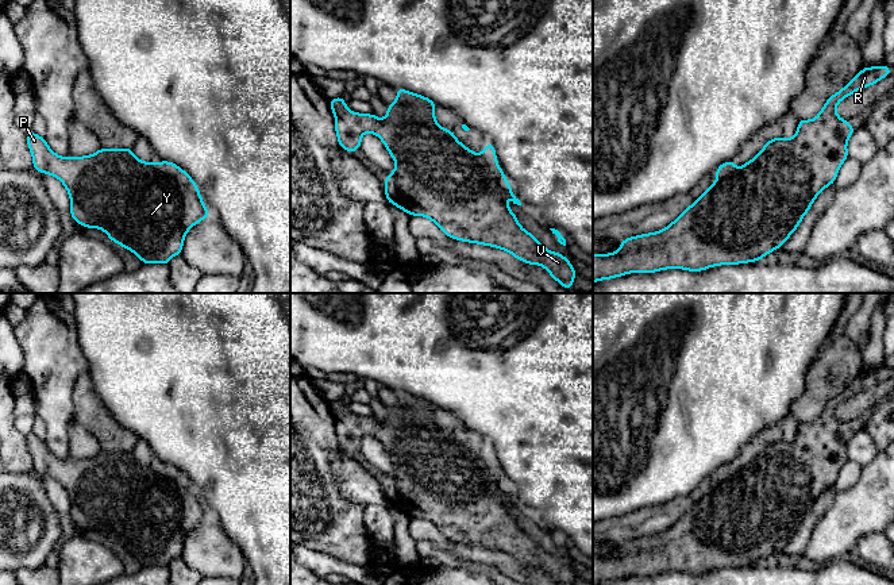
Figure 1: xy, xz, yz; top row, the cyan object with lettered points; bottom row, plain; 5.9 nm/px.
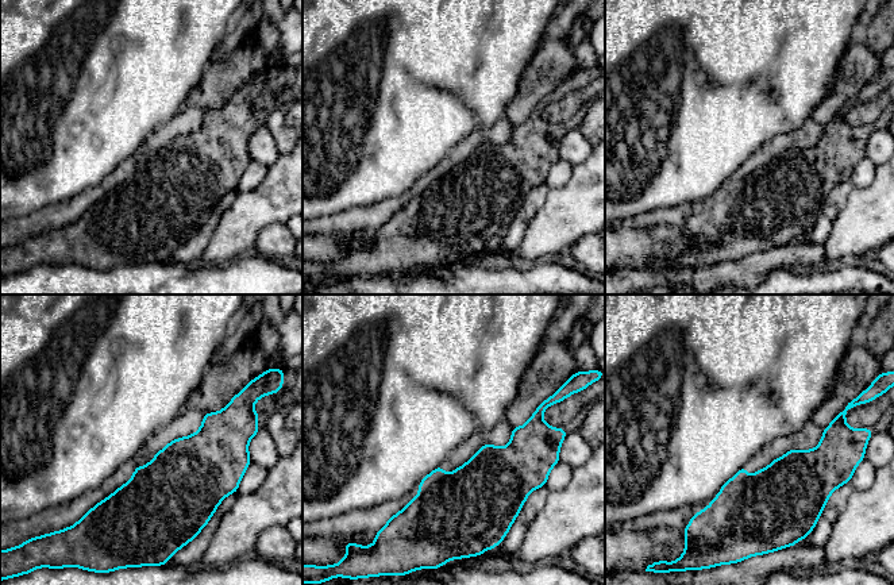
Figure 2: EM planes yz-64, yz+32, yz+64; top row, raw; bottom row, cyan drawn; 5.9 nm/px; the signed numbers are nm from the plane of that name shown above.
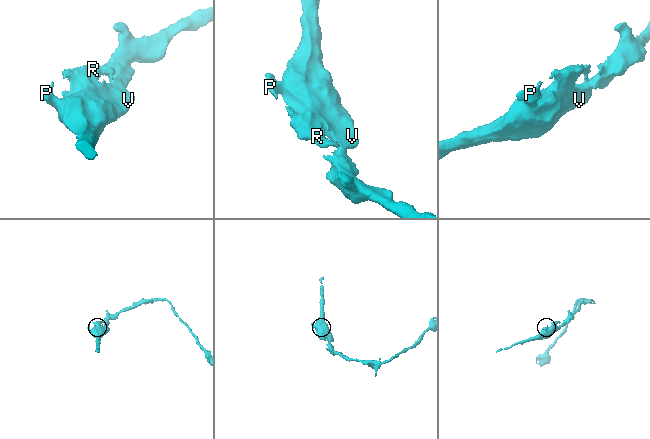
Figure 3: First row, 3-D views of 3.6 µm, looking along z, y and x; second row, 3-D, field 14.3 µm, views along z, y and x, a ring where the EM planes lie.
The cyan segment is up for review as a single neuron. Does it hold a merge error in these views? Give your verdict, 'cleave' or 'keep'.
keep

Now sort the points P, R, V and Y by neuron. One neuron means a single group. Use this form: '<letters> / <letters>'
P R V Y

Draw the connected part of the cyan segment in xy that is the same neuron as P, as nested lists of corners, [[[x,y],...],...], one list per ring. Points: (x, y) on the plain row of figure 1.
[[[27,435],[32,469],[57,480],[70,499],[70,517],[82,530],[103,532],[112,544],[136,557],[142,566],[167,567],[182,554],[186,535],[207,522],[199,489],[174,465],[158,466],[138,462],[132,451],[100,451],[92,458],[59,459],[45,440]]]

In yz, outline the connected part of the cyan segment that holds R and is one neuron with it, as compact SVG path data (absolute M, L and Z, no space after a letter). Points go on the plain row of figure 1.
M887 367L863 370L843 392L832 397L813 423L801 422L793 440L772 440L747 466L735 470L727 463L716 473L717 484L687 509L673 526L658 535L648 535L621 543L616 555L593 558L593 585L621 580L628 576L655 576L666 571L702 574L712 569L747 566L762 562L779 551L797 532L814 501L837 480L841 466L849 459L847 444L855 431L836 416L836 408L862 390L876 386L891 377Z

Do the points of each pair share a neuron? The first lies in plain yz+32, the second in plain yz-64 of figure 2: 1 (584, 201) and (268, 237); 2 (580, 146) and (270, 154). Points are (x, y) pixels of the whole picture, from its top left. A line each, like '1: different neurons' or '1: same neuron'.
1: different neurons
2: same neuron

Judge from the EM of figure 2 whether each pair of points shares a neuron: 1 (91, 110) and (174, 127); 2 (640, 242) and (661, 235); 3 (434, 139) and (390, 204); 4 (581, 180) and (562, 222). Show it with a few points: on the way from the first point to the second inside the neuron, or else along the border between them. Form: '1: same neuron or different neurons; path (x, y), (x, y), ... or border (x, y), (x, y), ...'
1: different neurons; border (185, 107), (154, 131)
2: same neuron; path (646, 242), (655, 241)
3: different neurons; border (409, 189), (397, 196), (365, 204)
4: same neuron; path (581, 191), (581, 201), (571, 211)

